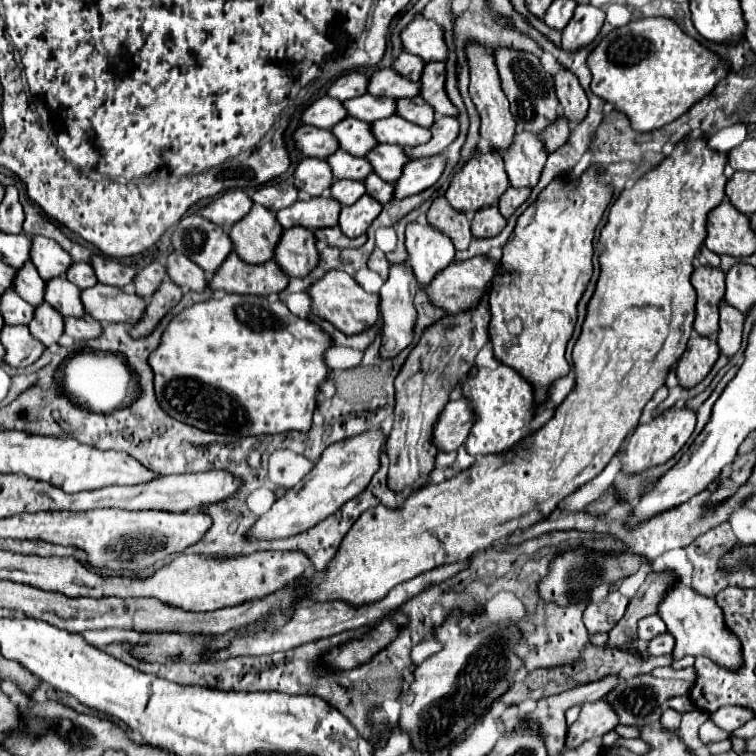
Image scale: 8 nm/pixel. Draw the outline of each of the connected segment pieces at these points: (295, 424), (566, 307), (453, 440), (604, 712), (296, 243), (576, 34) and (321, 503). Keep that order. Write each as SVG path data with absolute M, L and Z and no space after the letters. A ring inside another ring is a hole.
M227 293L221 299L209 299L195 303L187 309L183 309L179 315L175 315L169 325L163 331L159 347L149 355L151 369L155 373L155 395L161 405L161 409L171 415L173 419L187 423L191 427L197 427L201 431L213 431L213 433L223 433L223 435L237 435L237 437L249 437L249 435L275 435L275 433L285 433L285 431L309 431L311 427L311 417L315 411L315 395L319 389L319 383L329 377L329 369L323 361L325 349L331 345L331 337L317 327L315 323L301 319L293 315L283 301L271 303L267 297L259 295L231 295Z
M587 169L581 177L581 183L573 189L567 187L565 181L557 179L545 191L541 191L535 203L531 203L521 213L513 231L515 237L503 247L499 273L495 275L489 291L489 337L495 349L495 357L499 357L499 361L505 365L515 367L533 385L535 405L545 403L549 397L549 387L571 371L569 363L565 363L565 345L575 329L577 301L581 299L585 285L593 273L593 235L603 217L603 211L611 201L611 193L613 189L609 185L597 183L595 169ZM515 317L519 317L523 323L523 331L519 335L511 335L507 331L507 323L511 323Z
M449 401L439 413L439 421L435 423L435 431L431 433L431 443L439 451L457 451L469 435L475 417L467 401Z
M603 699L597 703L585 703L581 707L579 719L567 729L567 749L575 749L591 739L601 739L607 731L611 731L619 723L611 705Z
M305 227L285 229L273 253L275 253L275 263L289 277L307 275L319 261L319 253L315 249L315 237Z
M577 5L571 21L567 23L567 29L563 29L563 49L567 51L575 51L581 45L591 43L601 25L605 21L605 11L593 5Z
M367 431L329 445L323 451L321 459L315 463L315 467L295 487L291 487L283 497L279 497L269 511L265 511L257 519L257 523L247 533L247 539L259 539L259 541L287 539L327 519L343 503L347 503L367 487L373 473L379 469L379 455L383 443L385 435L381 431Z

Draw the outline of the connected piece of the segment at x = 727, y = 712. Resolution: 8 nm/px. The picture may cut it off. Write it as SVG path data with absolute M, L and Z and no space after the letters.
M723 707L723 709L717 709L715 713L711 713L711 721L725 729L727 733L735 731L737 727L741 727L743 723L747 723L749 719L753 719L753 711L745 709L745 707Z

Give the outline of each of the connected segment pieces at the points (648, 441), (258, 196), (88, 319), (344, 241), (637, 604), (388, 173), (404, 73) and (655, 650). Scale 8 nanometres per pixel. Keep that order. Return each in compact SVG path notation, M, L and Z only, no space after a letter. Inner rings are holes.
M669 407L661 415L653 417L653 421L637 425L633 435L631 435L631 441L627 445L625 457L623 457L623 471L641 473L641 471L653 467L653 465L661 465L667 459L671 459L687 443L687 439L691 437L691 433L695 429L695 421L697 421L697 415L695 415L693 409Z
M271 183L255 189L251 193L251 201L265 205L269 211L277 213L283 207L289 207L297 201L297 189L289 183Z
M87 313L83 317L65 317L65 333L77 341L87 341L101 333L101 325Z
M327 227L327 229L323 229L323 233L327 237L327 245L331 245L331 247L361 247L367 241L367 235L361 235L355 239L345 237L339 227Z
M673 571L649 573L645 583L639 587L637 595L629 601L623 619L619 623L615 623L615 627L609 631L609 639L607 639L605 647L613 649L613 647L621 647L621 645L635 641L637 639L637 621L651 613L657 613L657 605L661 603L663 593L667 593L667 589L675 581L677 581L677 575ZM625 633L627 633L627 639L625 639Z
M383 143L375 145L375 149L371 149L371 153L367 153L365 159L371 161L373 171L387 183L393 183L401 175L403 165L409 161L399 145L383 145Z
M405 51L393 61L393 69L395 69L401 77L407 77L409 81L419 81L421 71L423 71L423 65L425 65L423 59L419 59L417 55L405 53Z
M667 631L647 643L647 653L649 655L671 655L673 647L675 647L675 641L673 641L671 633Z

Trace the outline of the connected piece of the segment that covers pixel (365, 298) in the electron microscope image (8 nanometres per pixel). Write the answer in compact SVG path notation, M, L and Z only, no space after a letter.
M341 269L327 271L321 279L317 279L313 285L307 287L307 295L311 297L311 315L317 315L331 325L335 325L341 333L353 335L367 327L371 327L377 321L379 315L379 295L363 291L355 279Z

